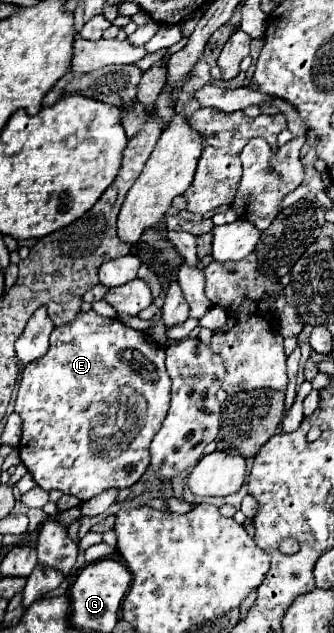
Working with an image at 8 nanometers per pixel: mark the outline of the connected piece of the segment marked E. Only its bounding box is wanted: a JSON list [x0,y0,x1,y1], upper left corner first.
[16,311,170,501]

